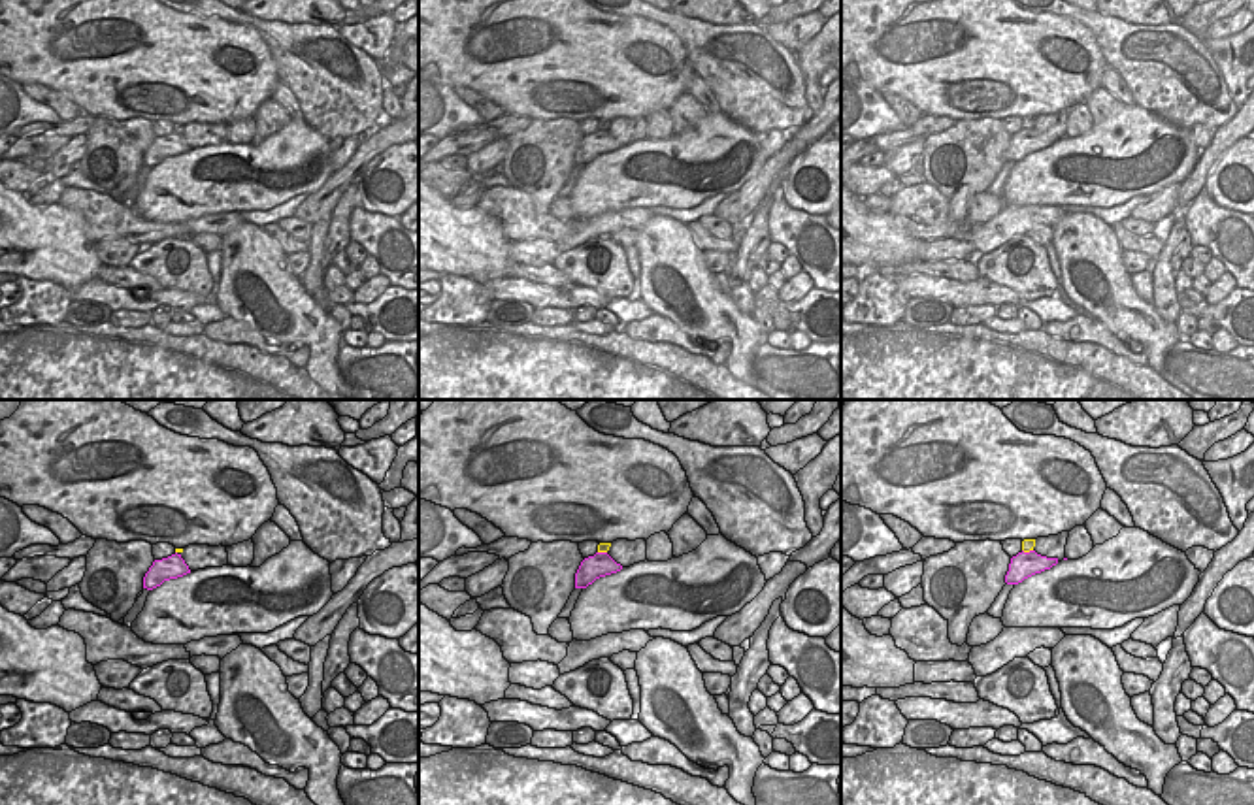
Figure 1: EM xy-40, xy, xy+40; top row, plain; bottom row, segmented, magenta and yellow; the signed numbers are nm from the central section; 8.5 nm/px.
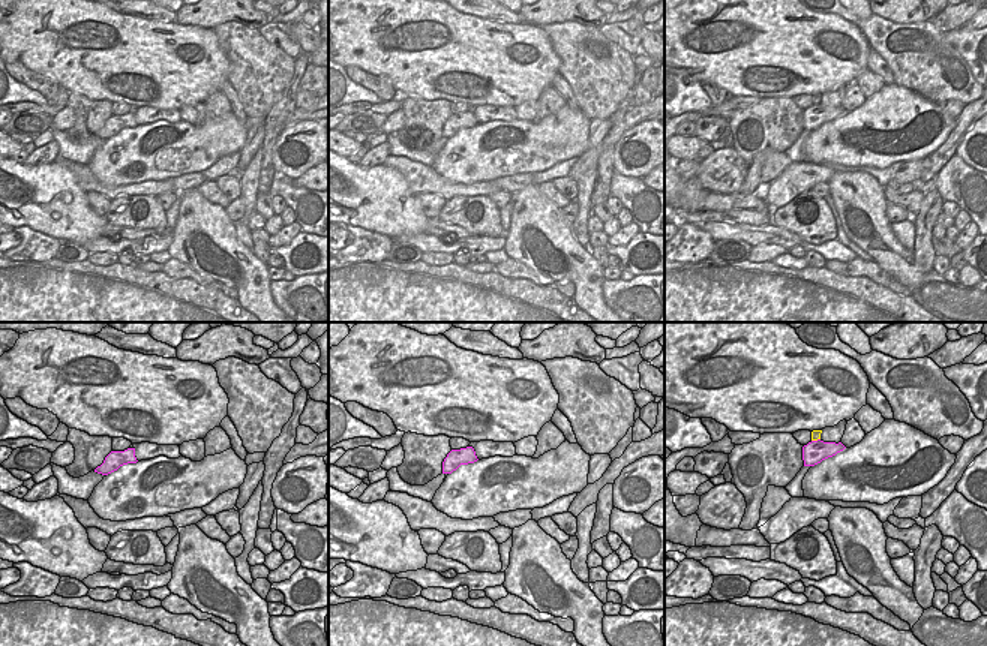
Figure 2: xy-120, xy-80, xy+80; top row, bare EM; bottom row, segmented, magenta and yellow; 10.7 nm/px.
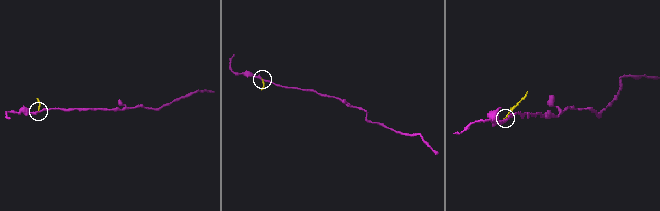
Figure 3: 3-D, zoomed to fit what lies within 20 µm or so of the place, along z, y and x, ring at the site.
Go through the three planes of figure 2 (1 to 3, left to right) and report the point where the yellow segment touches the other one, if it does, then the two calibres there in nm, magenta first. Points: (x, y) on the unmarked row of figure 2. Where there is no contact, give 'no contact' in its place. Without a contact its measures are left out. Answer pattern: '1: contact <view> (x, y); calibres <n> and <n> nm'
1: no contact
2: no contact
3: contact xy+80 (815, 105); calibres 240 and 100 nm

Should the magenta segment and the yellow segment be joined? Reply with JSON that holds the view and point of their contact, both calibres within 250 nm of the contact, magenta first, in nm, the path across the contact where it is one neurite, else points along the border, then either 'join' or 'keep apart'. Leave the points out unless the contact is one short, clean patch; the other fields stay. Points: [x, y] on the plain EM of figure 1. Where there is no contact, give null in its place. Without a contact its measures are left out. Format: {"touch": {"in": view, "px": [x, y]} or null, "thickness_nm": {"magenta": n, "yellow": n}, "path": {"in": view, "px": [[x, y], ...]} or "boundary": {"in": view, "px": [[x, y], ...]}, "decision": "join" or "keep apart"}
{"touch": {"in": "xy+40", "px": [1030, 129]}, "thickness_nm": {"magenta": 220, "yellow": 100}, "boundary": {"in": "xy+40", "px": [[1022, 127], [1032, 129]]}, "decision": "keep apart"}

